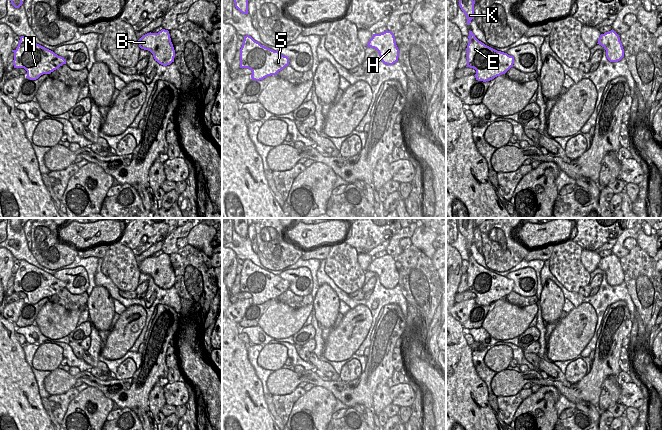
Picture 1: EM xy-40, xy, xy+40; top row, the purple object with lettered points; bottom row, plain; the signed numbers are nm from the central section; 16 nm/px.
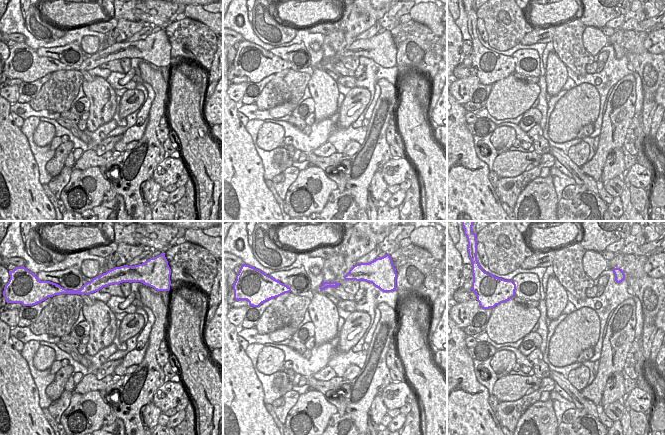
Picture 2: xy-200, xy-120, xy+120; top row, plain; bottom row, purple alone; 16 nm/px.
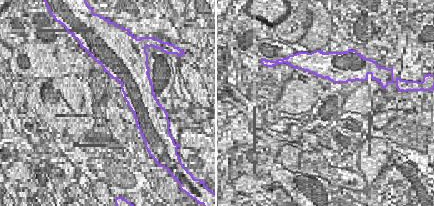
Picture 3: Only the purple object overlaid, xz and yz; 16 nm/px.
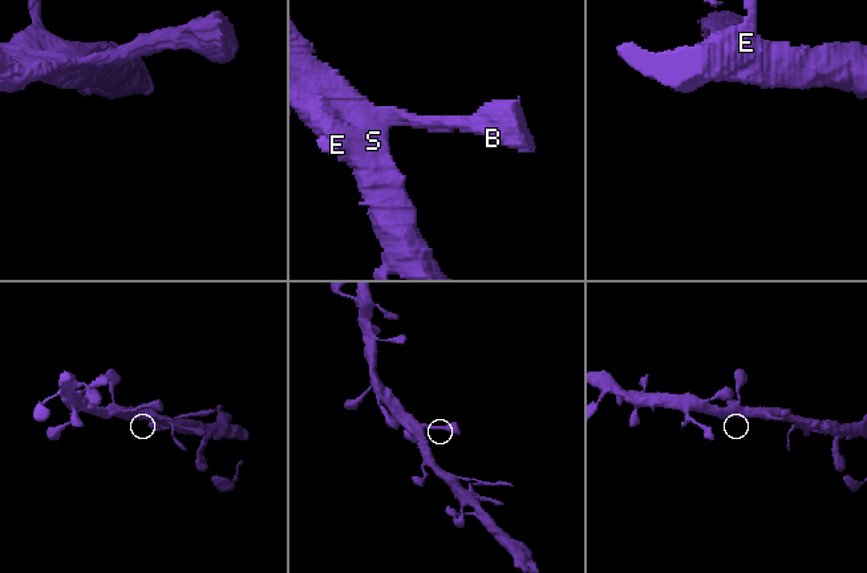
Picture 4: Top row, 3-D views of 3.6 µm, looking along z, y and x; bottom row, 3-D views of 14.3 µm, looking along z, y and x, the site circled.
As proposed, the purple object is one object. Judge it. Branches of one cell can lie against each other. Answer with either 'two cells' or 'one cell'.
one cell

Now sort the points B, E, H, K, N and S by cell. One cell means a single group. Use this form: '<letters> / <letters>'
B E H K N S

